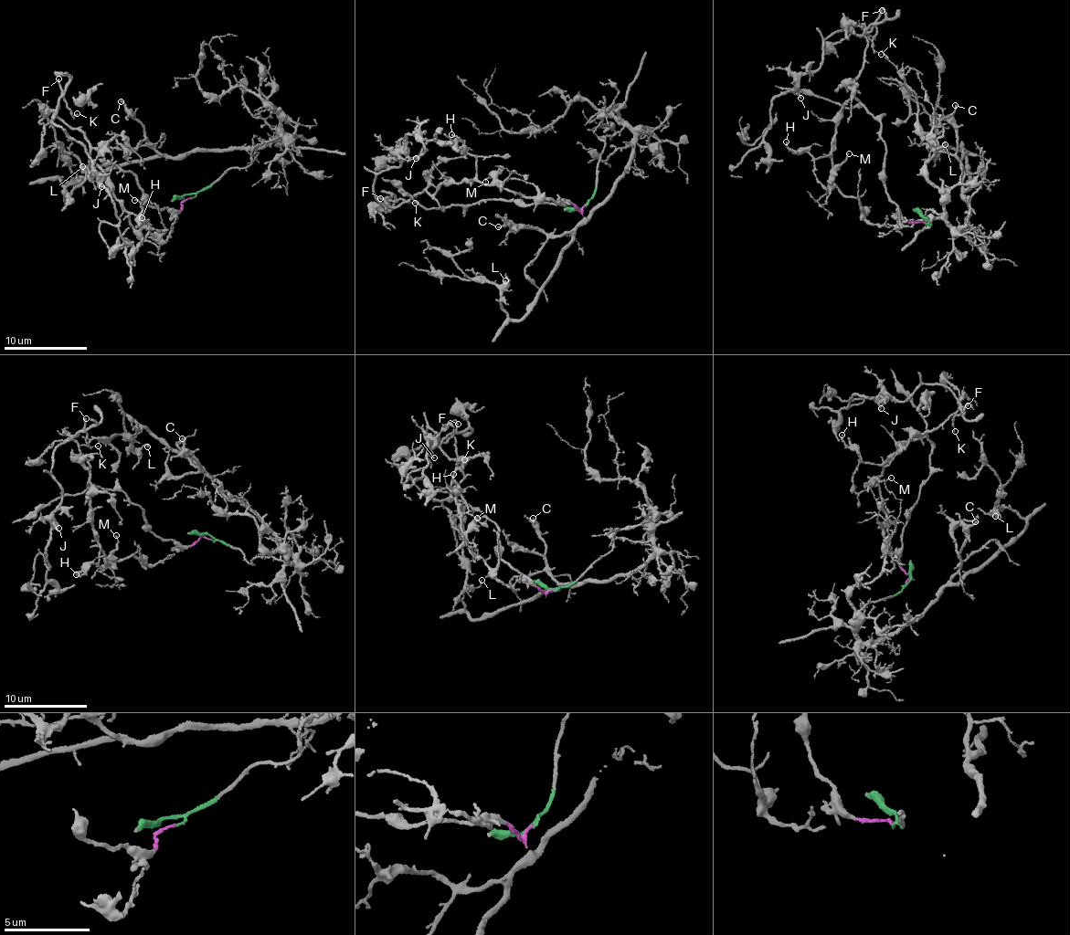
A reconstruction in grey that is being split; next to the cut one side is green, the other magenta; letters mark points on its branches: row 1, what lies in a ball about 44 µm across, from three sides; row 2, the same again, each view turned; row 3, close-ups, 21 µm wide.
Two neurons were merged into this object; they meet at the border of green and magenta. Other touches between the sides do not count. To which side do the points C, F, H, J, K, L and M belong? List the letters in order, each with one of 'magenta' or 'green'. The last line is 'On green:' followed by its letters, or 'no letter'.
C: green
F: magenta
H: magenta
J: magenta
K: magenta
L: green
M: magenta
On green: C, L

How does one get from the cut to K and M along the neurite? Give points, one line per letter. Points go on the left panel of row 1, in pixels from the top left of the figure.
K: (191, 197), (179, 210), (155, 209), (132, 173), (91, 167), (85, 135), (56, 112), (60, 98), (77, 113)
M: (191, 197), (179, 210), (155, 209), (137, 176), (113, 163), (90, 164), (138, 229), (141, 204), (133, 200)

